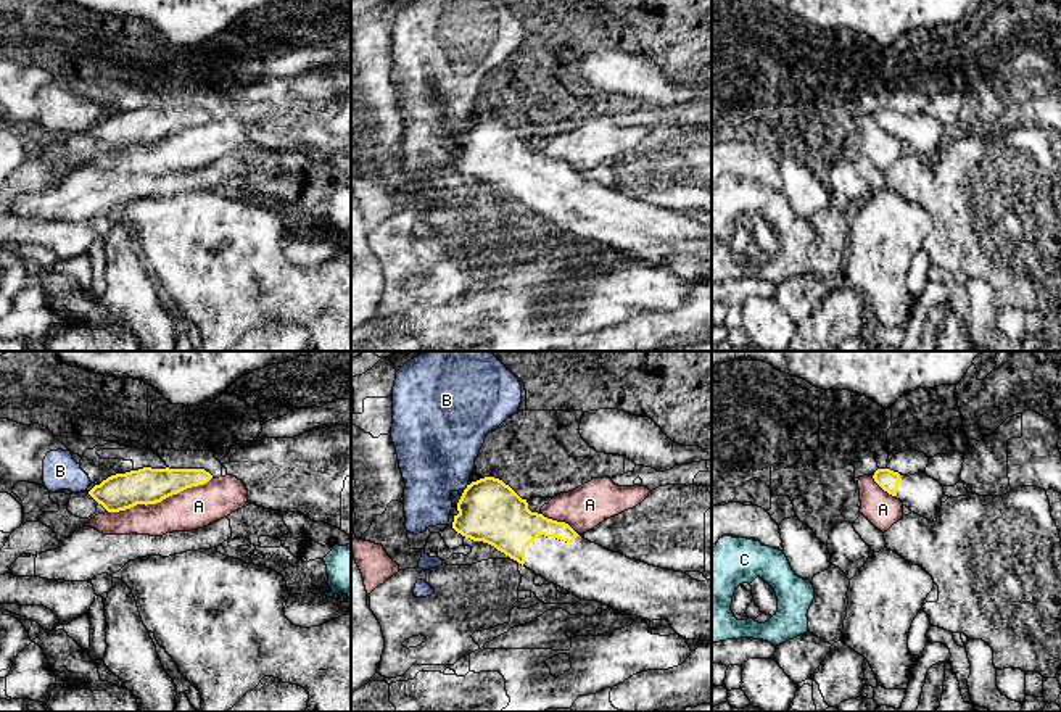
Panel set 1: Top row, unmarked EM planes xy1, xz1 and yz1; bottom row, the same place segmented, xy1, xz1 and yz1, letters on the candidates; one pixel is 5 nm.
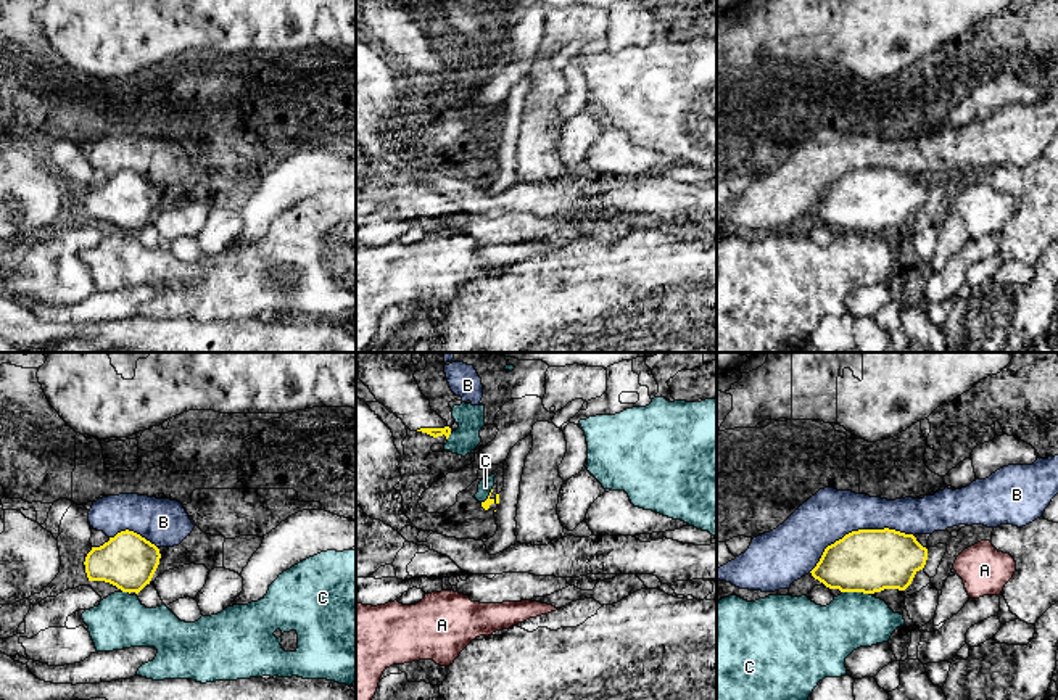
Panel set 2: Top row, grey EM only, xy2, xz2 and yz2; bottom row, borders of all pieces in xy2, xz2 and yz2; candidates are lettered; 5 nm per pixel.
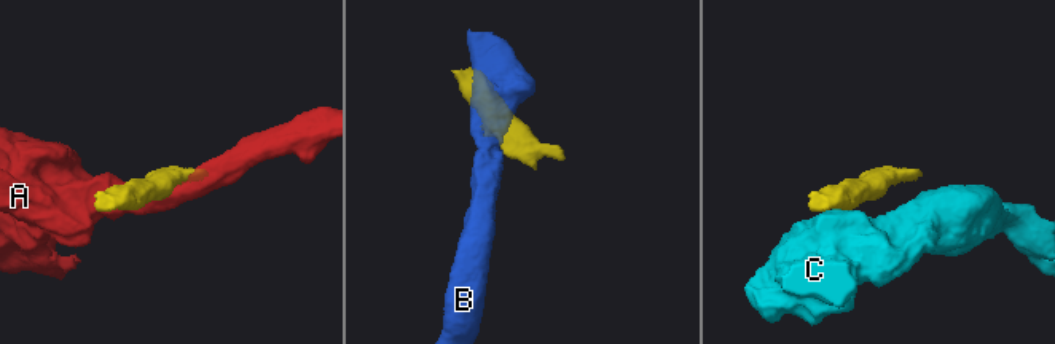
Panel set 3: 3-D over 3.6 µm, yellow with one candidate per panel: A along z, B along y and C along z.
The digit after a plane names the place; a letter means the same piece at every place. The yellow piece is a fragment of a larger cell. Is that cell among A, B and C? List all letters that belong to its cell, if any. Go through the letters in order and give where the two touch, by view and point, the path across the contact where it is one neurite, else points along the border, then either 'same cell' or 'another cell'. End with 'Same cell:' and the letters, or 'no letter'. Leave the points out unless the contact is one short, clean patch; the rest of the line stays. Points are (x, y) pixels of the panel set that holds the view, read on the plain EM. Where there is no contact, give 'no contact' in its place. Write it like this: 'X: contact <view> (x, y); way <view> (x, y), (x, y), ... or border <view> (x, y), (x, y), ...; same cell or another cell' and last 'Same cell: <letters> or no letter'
A: contact xy1 (158, 140); another cell
B: contact yz2 (859, 169); another cell
C: contact yz2 (855, 230); another cell
Same cell: no letter

